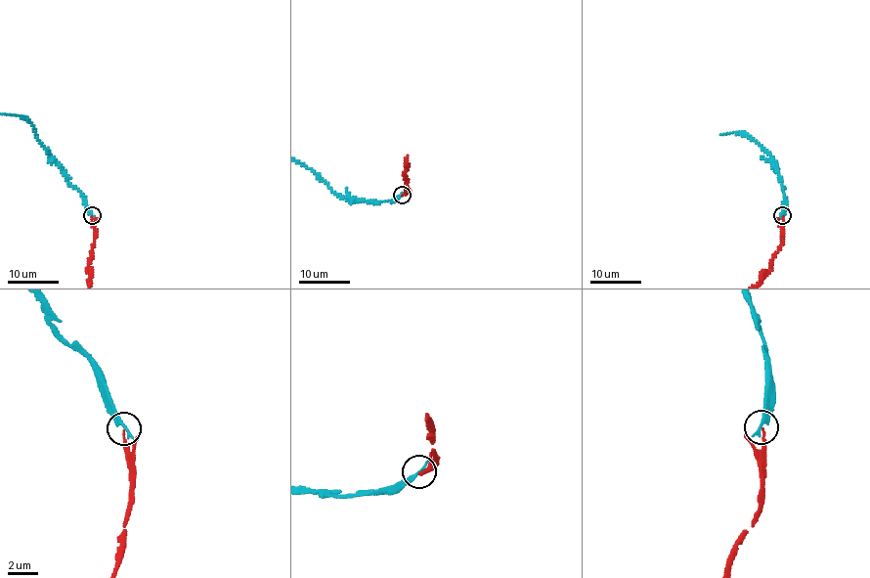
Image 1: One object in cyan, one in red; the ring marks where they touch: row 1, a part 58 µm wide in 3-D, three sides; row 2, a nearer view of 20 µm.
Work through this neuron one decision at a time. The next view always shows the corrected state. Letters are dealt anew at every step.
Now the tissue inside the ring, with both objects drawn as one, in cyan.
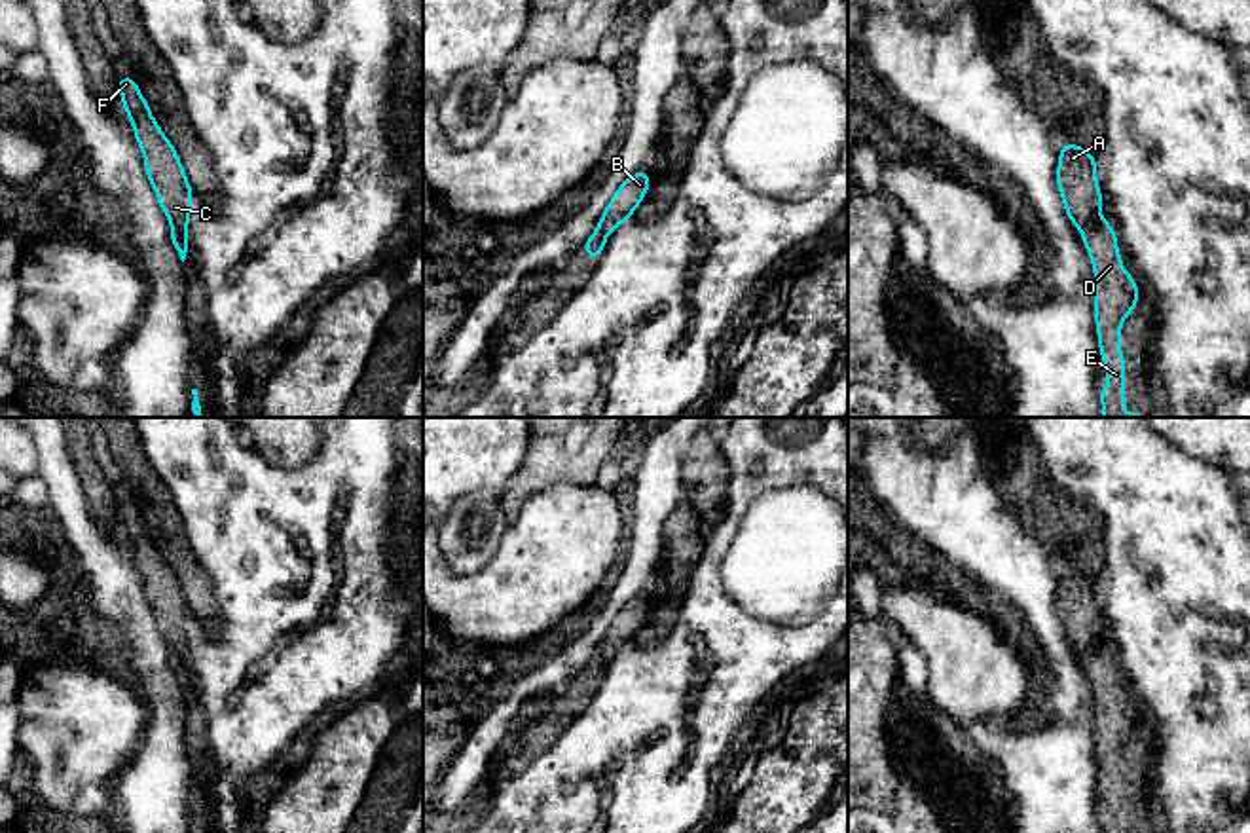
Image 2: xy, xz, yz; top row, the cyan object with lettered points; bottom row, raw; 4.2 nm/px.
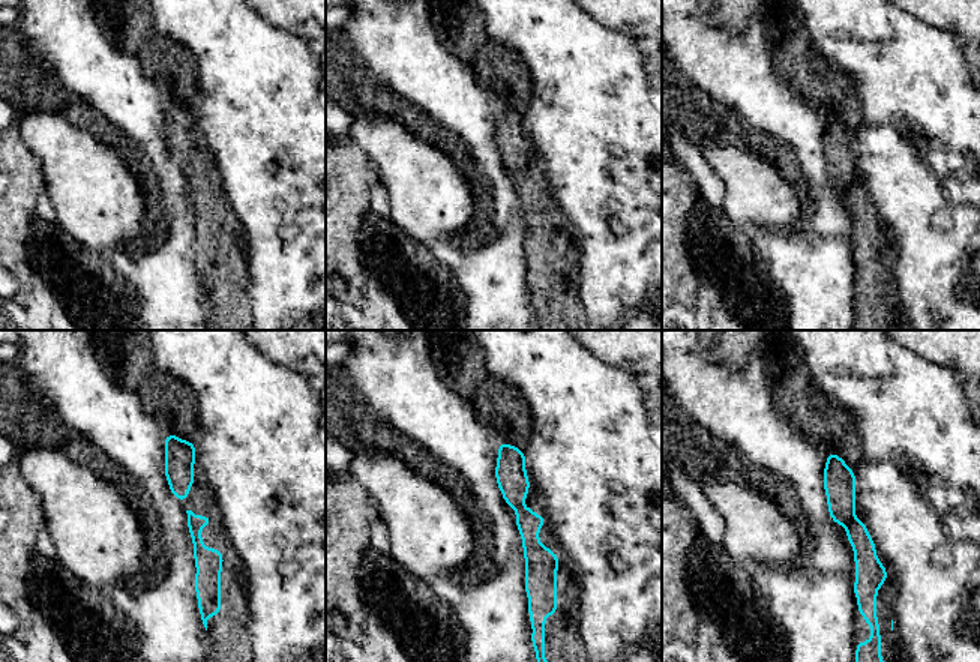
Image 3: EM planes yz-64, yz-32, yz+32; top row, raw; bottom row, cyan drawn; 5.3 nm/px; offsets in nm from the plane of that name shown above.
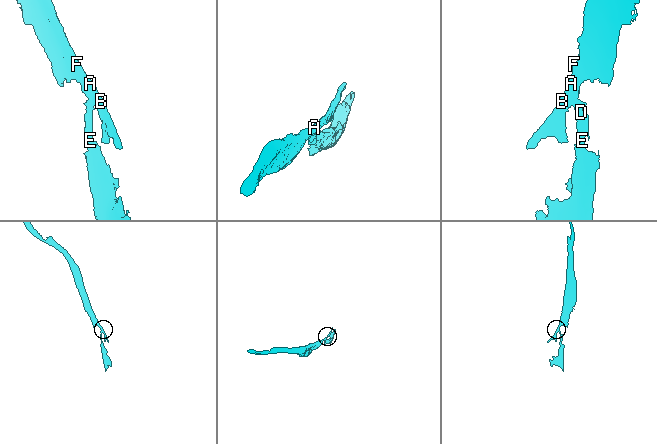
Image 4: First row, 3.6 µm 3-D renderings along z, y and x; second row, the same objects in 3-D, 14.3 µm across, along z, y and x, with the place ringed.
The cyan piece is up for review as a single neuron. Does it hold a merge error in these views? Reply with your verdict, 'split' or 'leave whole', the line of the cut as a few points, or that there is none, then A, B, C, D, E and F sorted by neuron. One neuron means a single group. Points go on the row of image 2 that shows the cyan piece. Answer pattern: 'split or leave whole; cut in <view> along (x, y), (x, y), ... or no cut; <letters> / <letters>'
leave whole; no cut; A B C D E F

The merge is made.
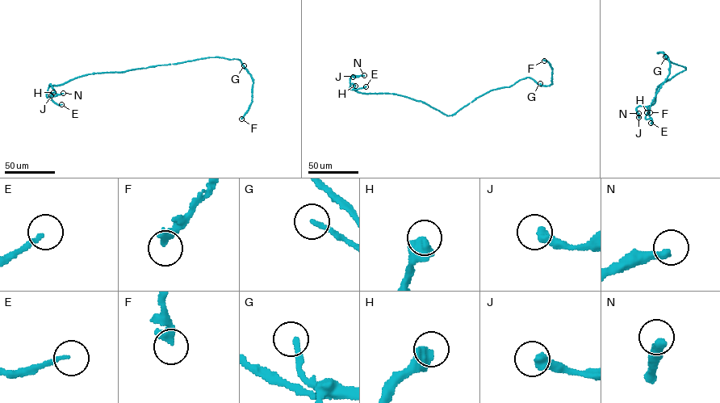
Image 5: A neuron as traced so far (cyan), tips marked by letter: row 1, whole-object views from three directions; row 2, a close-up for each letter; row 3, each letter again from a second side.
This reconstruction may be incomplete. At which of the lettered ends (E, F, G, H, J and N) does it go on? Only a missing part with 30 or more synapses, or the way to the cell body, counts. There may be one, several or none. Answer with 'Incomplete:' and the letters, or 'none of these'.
Incomplete: N

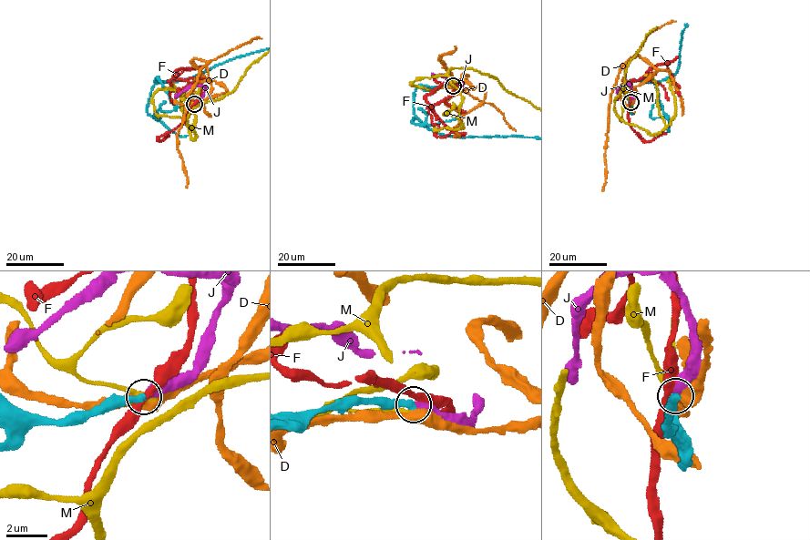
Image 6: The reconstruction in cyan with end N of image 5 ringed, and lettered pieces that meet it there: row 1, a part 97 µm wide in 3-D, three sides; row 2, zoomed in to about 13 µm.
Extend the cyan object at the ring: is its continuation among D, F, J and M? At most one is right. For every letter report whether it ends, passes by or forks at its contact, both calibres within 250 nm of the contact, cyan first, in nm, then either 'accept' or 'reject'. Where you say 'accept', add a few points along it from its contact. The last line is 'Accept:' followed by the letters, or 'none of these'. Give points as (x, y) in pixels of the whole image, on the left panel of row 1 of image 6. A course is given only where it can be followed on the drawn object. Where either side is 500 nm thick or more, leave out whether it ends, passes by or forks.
D: it passes by; 360 nm thick on the cyan side, 480 nm on the other; reject
F: it passes by; 360 nm thick on the cyan side, 320 nm on the other; reject
J: it ends there; 340 nm thick on the cyan side, 420 nm on the other; accept; it runs (194, 104), (200, 99), (205, 86), (189, 86), (174, 97)
M: it ends there; 360 nm thick on the cyan side, 320 nm on the other; reject
Accept: J

